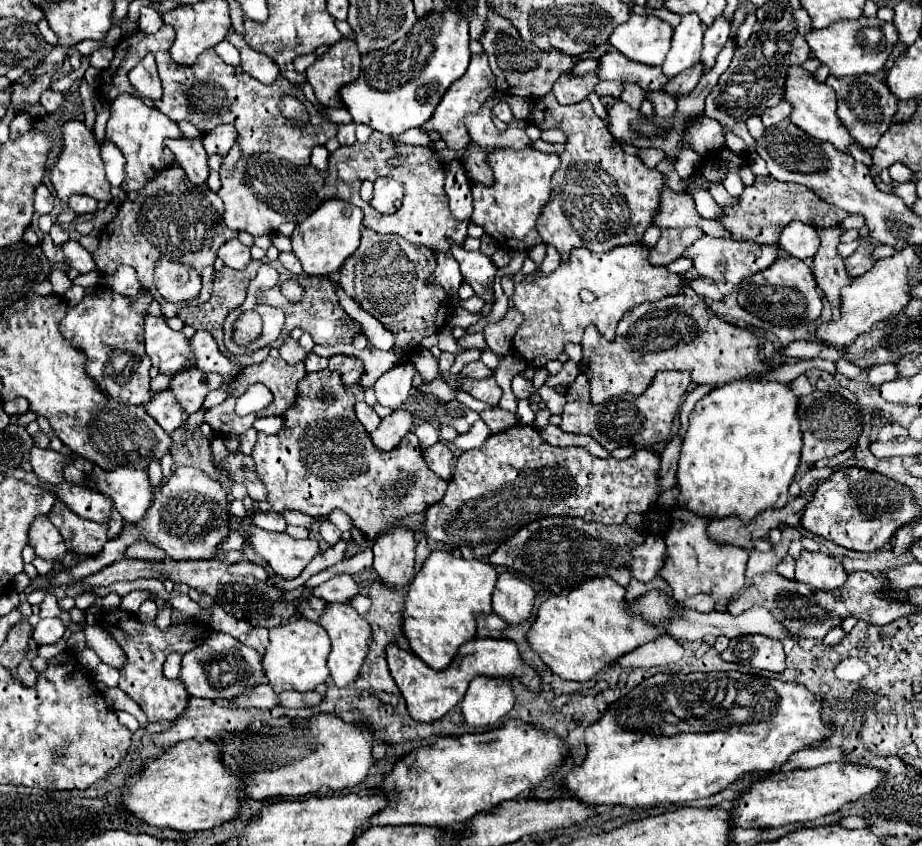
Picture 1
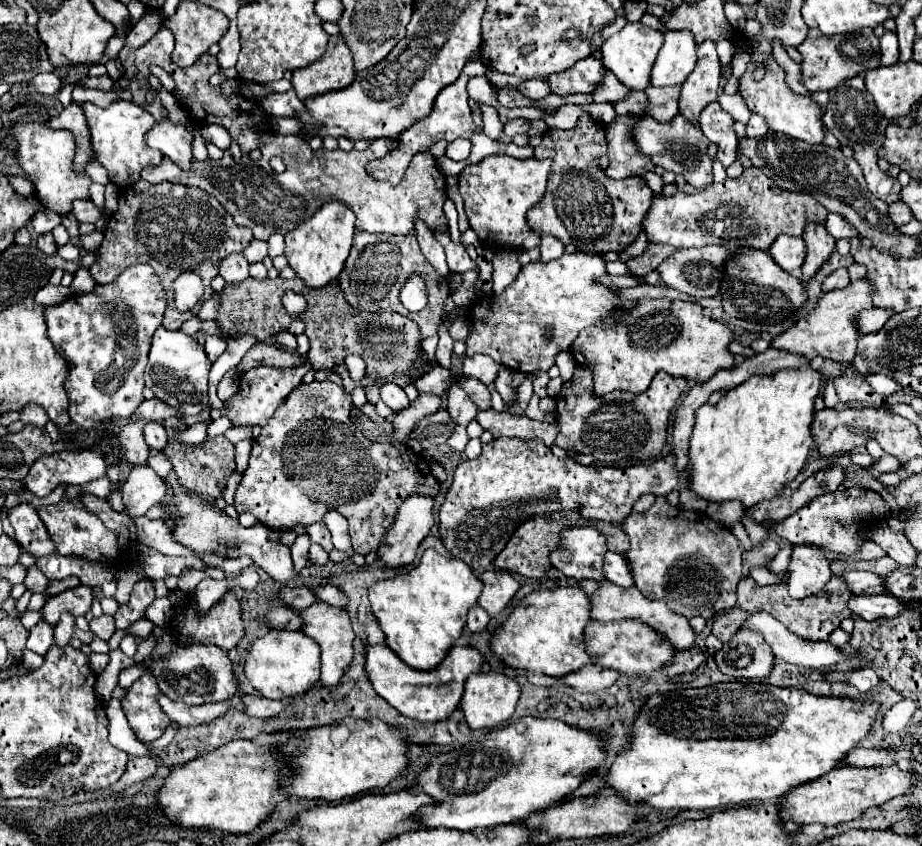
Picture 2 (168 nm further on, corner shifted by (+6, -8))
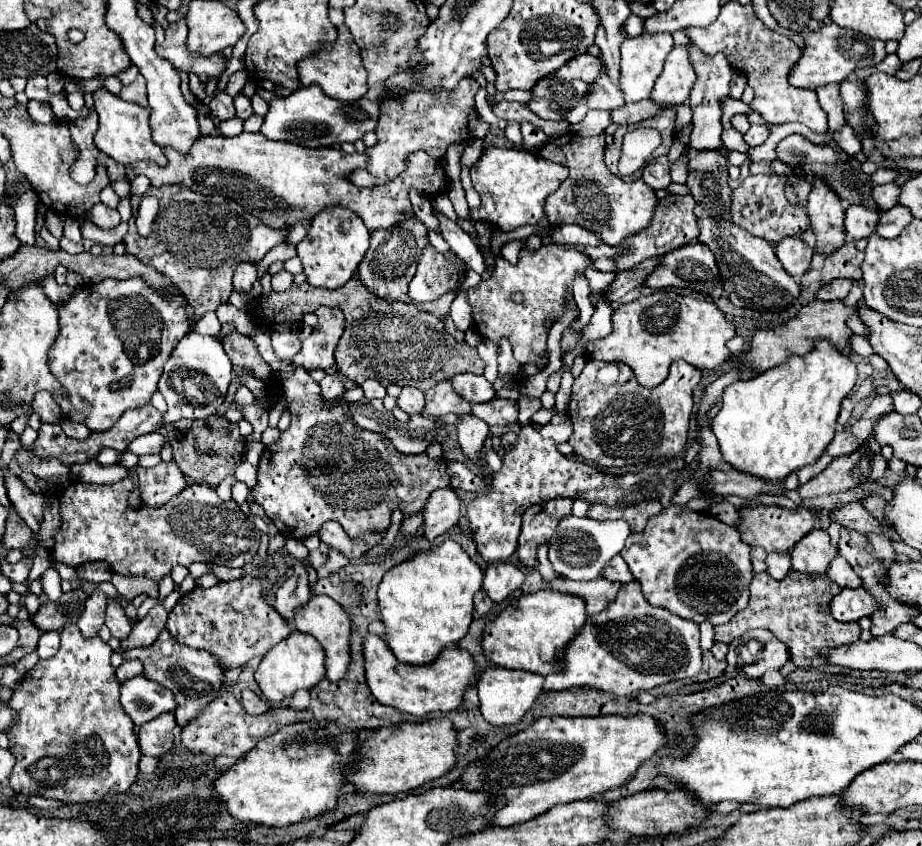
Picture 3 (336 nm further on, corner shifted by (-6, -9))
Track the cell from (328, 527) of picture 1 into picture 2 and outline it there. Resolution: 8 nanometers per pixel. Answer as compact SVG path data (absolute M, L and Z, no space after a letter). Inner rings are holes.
M321 521L321 523L313 523L305 529L305 535L313 541L313 543L319 543L327 553L333 551L333 543L331 543L331 533L327 529L327 525Z

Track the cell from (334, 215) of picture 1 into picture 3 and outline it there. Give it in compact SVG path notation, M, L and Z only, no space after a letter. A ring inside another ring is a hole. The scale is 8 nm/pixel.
M325 208L311 220L307 236L297 244L297 256L303 262L303 272L311 286L319 288L341 288L357 270L369 248L369 230L363 220L349 208Z

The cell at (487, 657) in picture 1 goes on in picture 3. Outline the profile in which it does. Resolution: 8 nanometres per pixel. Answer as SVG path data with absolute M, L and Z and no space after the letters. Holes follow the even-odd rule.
M369 634L363 644L365 654L365 676L373 696L401 712L425 718L431 714L447 714L463 704L463 694L477 682L475 658L463 648L445 648L441 656L427 666L411 666L395 660L395 654L387 648L387 642L379 636Z

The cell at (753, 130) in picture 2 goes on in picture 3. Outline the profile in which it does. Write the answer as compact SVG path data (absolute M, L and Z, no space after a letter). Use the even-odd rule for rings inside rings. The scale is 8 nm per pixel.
M751 124L747 134L743 134L743 140L753 148L763 144L769 138L769 126L767 124Z

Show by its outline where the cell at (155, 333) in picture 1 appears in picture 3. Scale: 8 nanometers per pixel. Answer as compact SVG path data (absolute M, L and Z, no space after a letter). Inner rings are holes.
M189 332L173 348L159 380L159 392L163 394L169 406L163 416L165 422L177 422L181 418L197 420L215 414L225 400L231 378L231 360L227 352L223 352L221 342L215 336L201 336L197 332Z

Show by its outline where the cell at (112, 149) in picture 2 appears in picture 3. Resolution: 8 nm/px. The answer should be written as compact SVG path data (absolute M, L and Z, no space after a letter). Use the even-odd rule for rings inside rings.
M97 90L93 98L95 98L95 112L99 114L99 130L95 134L95 146L101 152L111 156L119 164L133 164L139 160L151 160L159 166L167 164L163 150L151 140L151 128L149 128L151 108L143 108L135 102L125 102L107 90Z

